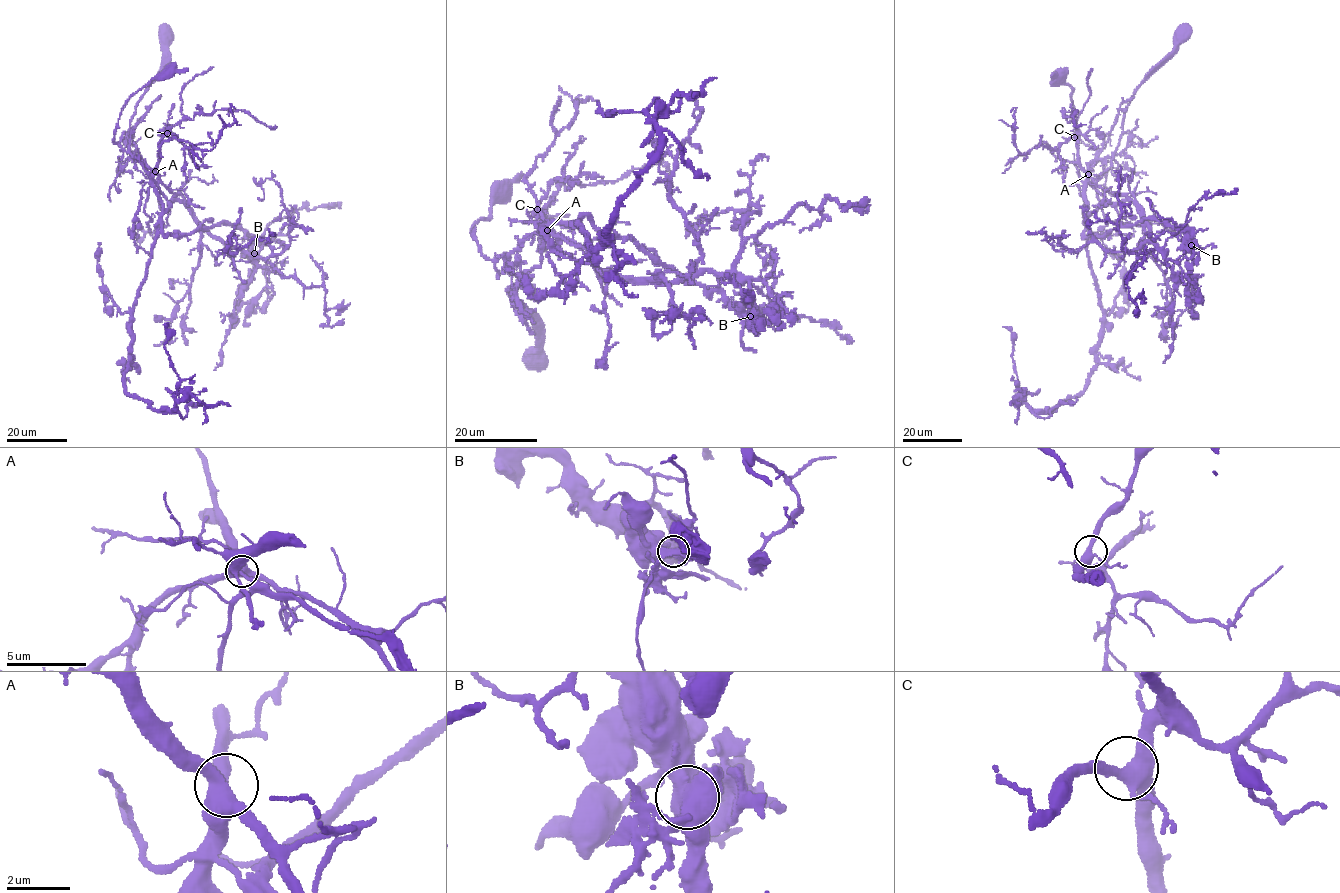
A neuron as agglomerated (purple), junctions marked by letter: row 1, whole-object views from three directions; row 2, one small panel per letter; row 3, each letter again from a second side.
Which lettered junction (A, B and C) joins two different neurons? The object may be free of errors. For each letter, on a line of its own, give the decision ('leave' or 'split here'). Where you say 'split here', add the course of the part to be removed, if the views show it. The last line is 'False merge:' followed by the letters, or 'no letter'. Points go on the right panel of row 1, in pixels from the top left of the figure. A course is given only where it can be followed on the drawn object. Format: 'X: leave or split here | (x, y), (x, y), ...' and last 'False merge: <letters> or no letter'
A: leave
B: split here | (1191, 245), (1149, 218), (1085, 238), (1087, 175), (1063, 117), (1078, 110), (1074, 126), (1085, 124)
C: leave
False merge: B

